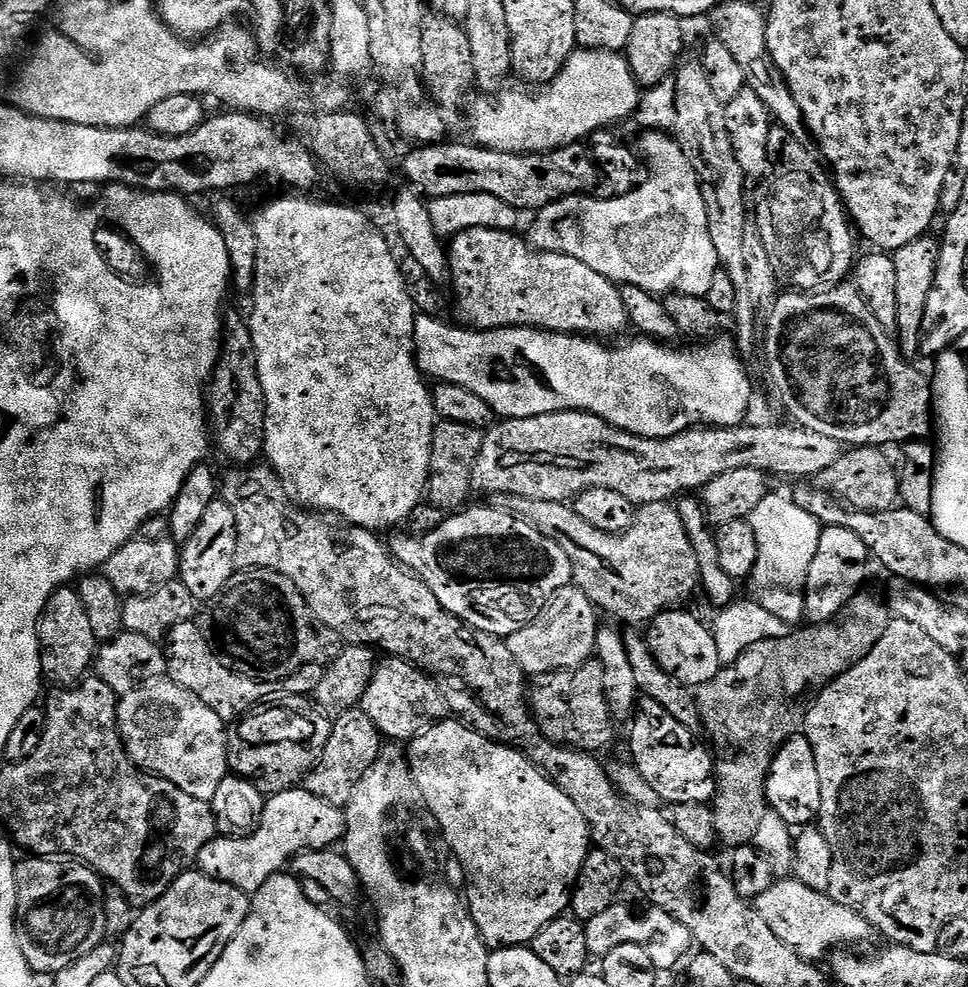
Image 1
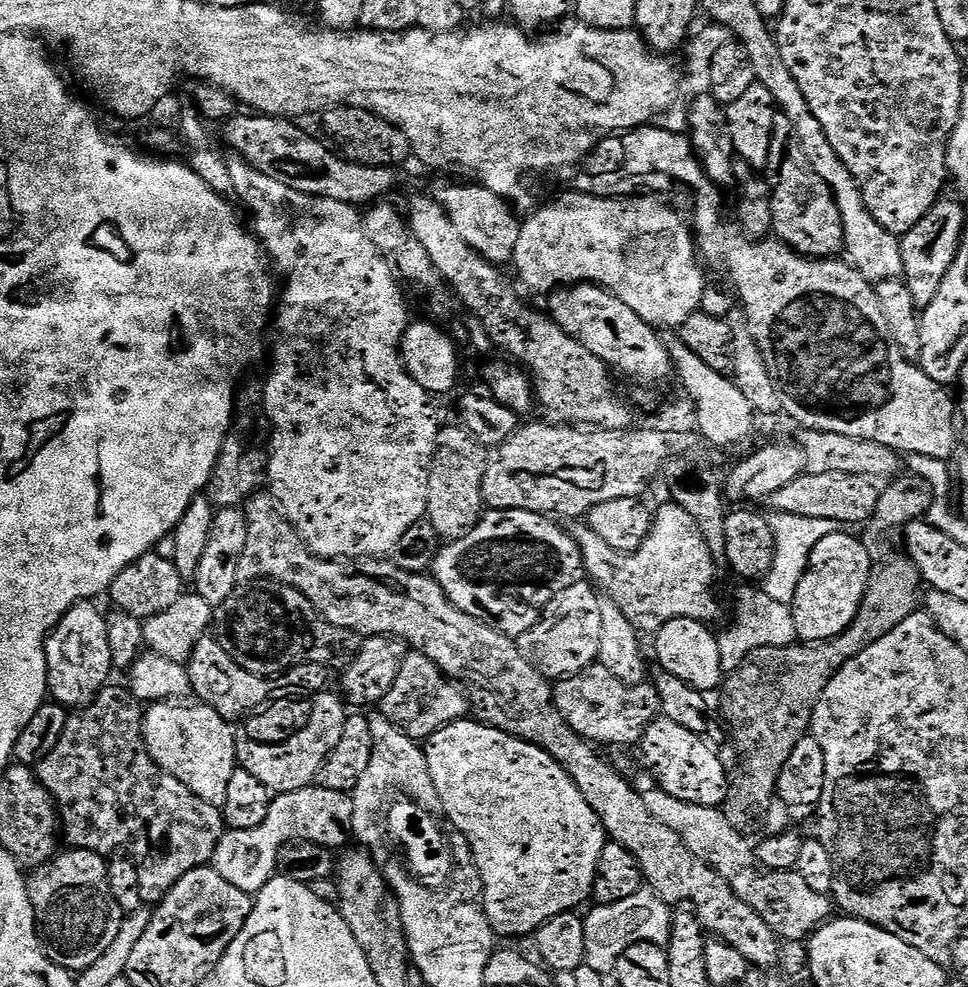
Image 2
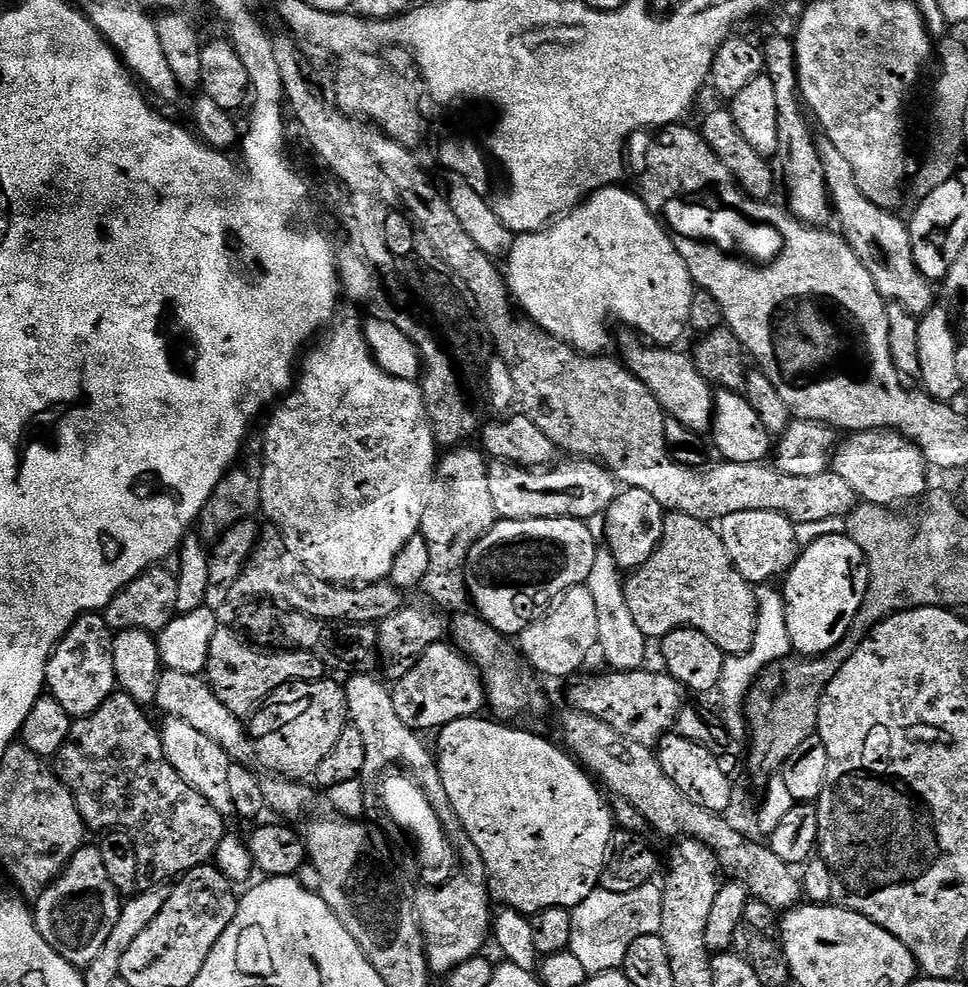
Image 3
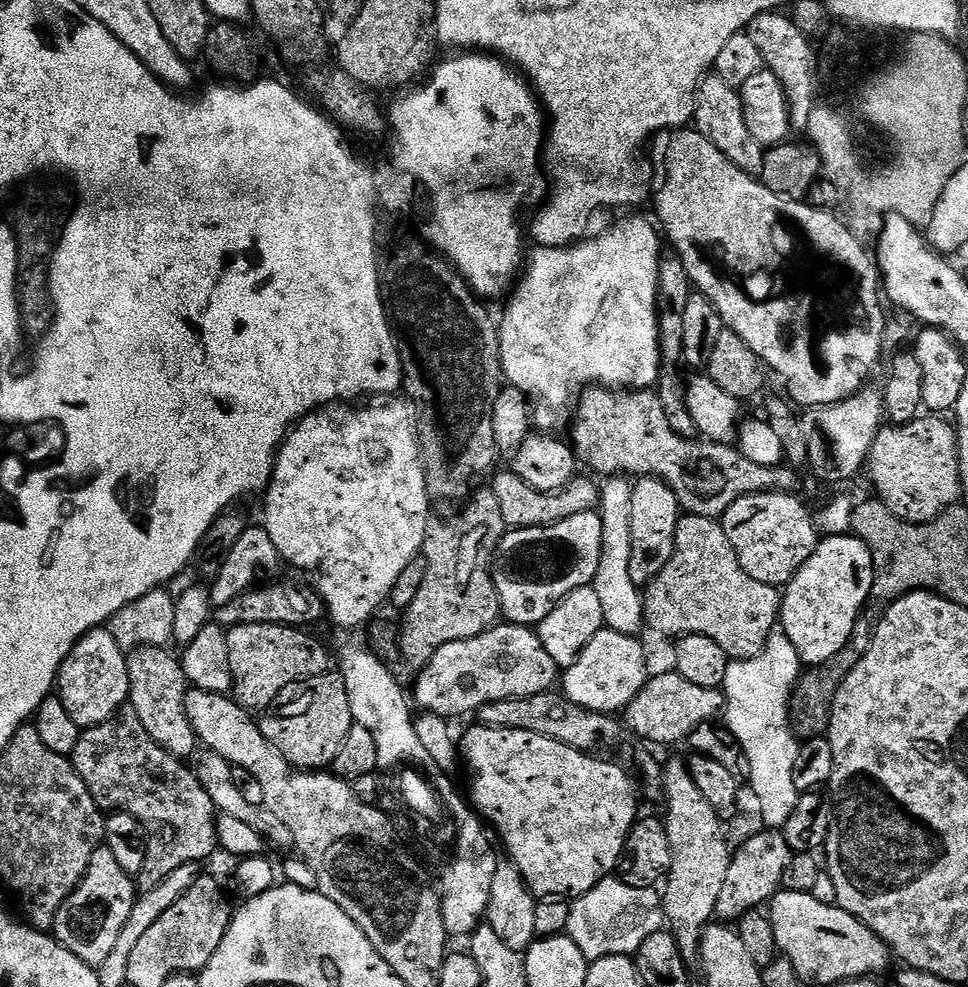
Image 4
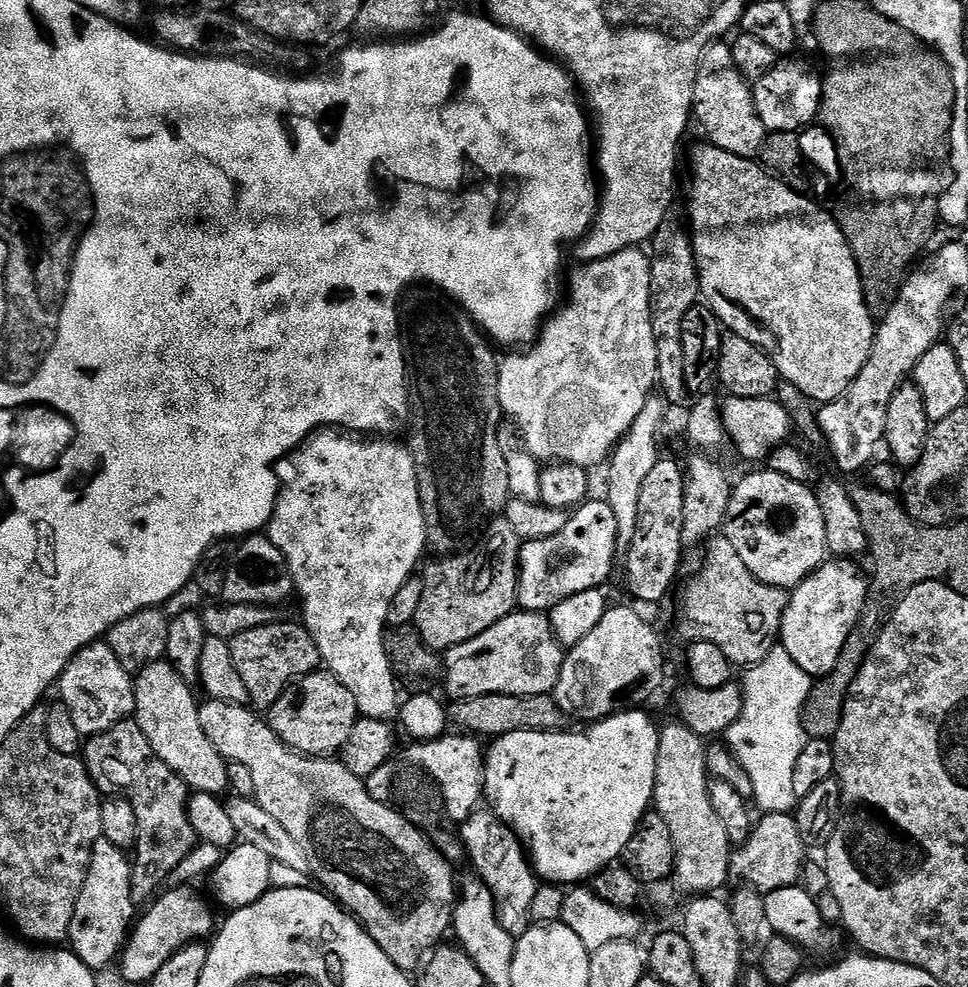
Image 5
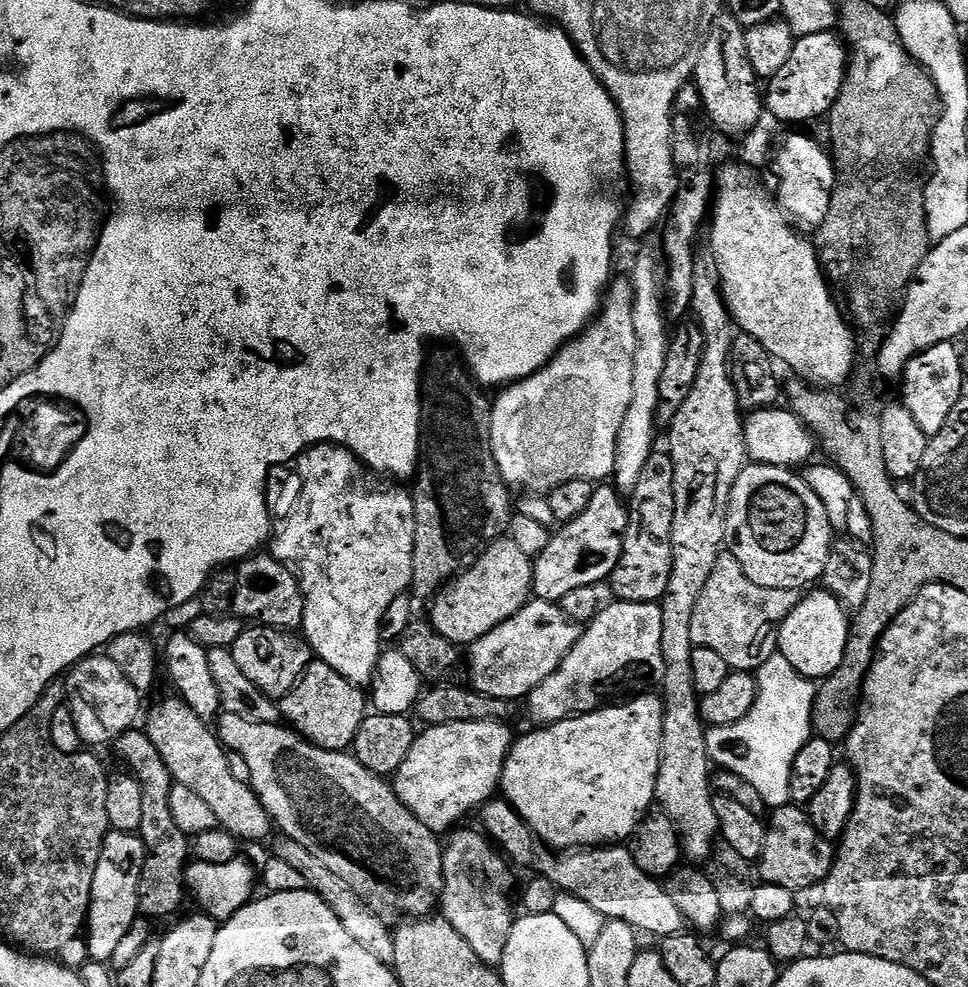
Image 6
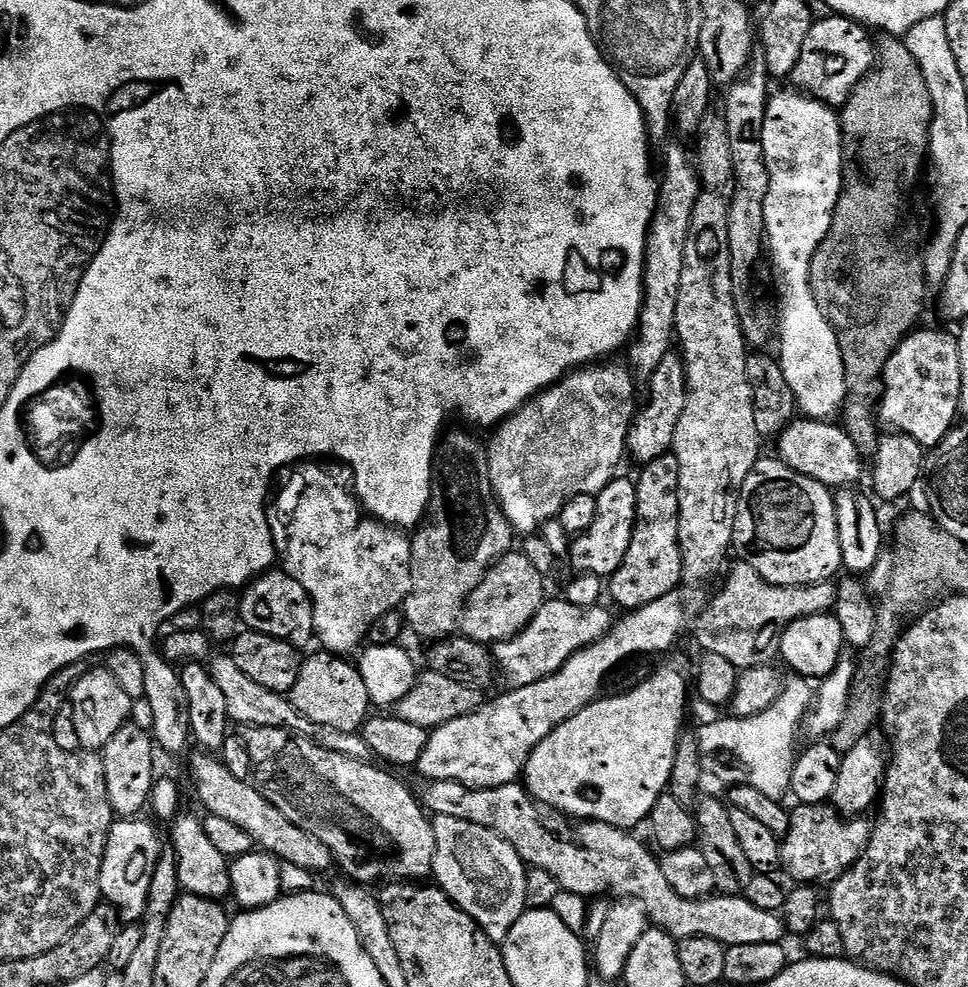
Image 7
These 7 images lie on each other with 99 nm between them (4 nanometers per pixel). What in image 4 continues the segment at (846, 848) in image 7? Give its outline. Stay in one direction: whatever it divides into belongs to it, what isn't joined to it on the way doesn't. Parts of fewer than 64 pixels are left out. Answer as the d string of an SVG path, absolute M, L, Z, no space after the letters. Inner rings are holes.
M783 831L756 832L740 849L732 852L732 861L722 881L715 919L720 922L736 922L745 912L763 909L777 892L781 891L784 875L794 860L794 854L786 842Z

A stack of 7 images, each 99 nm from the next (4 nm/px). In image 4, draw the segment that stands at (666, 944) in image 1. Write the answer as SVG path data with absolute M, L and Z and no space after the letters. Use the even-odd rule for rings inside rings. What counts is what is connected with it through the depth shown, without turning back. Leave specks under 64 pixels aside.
M609 878L598 882L598 886L594 886L594 890L590 890L585 896L575 897L571 901L566 934L591 962L607 956L632 956L640 949L642 942L646 942L646 938L650 938L650 934L661 931L664 923L662 896L655 887L635 888L626 886L619 878Z

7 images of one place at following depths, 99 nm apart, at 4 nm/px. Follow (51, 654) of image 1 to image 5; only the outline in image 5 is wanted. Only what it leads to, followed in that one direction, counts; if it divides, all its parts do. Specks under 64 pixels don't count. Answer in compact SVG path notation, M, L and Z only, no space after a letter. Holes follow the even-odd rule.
M107 642L87 644L82 648L60 675L59 688L59 703L70 710L70 718L74 718L74 726L78 726L80 735L84 738L110 730L110 726L129 719L136 711L133 673L127 672L122 662L118 662L114 650L110 650Z

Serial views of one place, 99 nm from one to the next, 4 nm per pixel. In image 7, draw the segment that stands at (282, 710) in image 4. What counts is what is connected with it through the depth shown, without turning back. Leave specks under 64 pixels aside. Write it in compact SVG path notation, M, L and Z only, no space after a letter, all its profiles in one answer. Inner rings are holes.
M319 650L313 656L303 657L300 669L298 670L298 682L294 682L290 699L294 710L302 714L311 722L323 728L333 728L343 732L359 733L363 729L364 721L369 719L368 702L370 706L370 684L364 681L364 676L351 664L351 659L340 654L333 654L327 650Z

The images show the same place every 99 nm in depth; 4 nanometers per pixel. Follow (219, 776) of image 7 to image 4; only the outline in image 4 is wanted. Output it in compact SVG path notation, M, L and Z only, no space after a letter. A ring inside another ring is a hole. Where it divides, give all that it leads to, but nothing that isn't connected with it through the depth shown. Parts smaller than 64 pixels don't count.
M137 648L135 652L127 653L130 680L128 704L138 722L146 726L146 734L150 734L158 746L177 758L195 757L198 752L196 731L190 726L184 706L184 697L189 693L190 685L184 667L170 653L168 648Z

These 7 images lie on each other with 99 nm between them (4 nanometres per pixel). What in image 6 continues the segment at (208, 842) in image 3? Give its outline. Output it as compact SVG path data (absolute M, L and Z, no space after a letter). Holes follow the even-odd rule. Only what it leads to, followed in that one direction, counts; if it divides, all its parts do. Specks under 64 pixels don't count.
M129 730L117 736L114 749L120 755L127 771L136 777L142 786L142 826L139 837L148 847L148 860L142 866L140 879L140 916L168 916L180 908L186 898L185 868L190 863L190 840L178 825L174 823L174 814L170 814L170 790L173 786L172 775L162 762L162 754L150 742L147 731Z

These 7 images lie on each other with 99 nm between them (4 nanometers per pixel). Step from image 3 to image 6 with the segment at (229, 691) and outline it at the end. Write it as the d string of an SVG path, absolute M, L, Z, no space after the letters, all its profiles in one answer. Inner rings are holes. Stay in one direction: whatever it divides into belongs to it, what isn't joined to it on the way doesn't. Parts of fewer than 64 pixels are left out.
M245 627L231 650L234 662L238 662L238 670L242 670L242 674L246 674L246 678L250 678L250 682L262 690L262 694L277 702L283 700L284 695L300 681L314 659L314 653L303 635L283 628Z

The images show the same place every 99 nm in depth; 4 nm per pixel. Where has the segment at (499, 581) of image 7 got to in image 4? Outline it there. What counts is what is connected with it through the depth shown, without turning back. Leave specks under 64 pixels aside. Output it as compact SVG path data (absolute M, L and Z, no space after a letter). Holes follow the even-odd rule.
M477 487L468 496L465 507L457 516L449 520L433 519L426 530L426 538L422 549L422 559L426 566L426 578L422 578L422 586L410 602L408 608L403 609L404 621L399 621L400 655L403 663L413 670L424 668L433 654L442 650L450 642L462 642L474 638L478 634L495 628L501 619L500 599L498 590L492 581L492 561L496 545L505 534L502 522L502 509L498 506L498 498L494 498L491 487Z

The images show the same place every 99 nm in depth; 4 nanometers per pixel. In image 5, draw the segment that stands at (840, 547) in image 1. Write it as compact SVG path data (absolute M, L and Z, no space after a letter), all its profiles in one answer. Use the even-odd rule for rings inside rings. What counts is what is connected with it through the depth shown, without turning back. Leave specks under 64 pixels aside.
M832 558L815 568L803 582L791 589L788 605L780 623L779 643L813 678L828 676L846 646L846 638L860 620L868 597L868 580L844 558Z

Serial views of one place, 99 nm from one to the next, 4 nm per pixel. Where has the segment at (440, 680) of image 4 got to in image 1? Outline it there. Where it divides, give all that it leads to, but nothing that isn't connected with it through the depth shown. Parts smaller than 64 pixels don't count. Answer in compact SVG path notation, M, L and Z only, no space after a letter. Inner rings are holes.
M388 658L377 663L376 672L370 678L370 686L366 686L366 694L362 694L359 708L366 714L370 714L370 722L374 722L374 726L378 726L381 737L387 738L392 742L410 742L415 736L419 736L421 732L434 724L440 723L449 715L448 703L446 698L442 698L442 690L438 690L438 686L420 668L415 668L410 662L405 660L397 660Z

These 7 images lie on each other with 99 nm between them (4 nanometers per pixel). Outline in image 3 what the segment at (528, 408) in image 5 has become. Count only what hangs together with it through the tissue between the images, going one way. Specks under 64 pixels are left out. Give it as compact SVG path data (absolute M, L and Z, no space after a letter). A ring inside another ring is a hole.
M613 186L610 188L602 188L598 192L591 193L583 202L576 205L571 212L559 217L551 226L543 228L540 232L525 232L517 235L512 241L512 249L507 254L506 263L506 279L508 282L509 293L518 305L519 311L527 316L529 320L533 320L539 328L544 332L548 332L552 336L566 342L577 352L585 354L604 354L609 351L608 343L613 343L614 336L608 333L608 328L604 323L613 316L616 320L621 320L624 326L635 330L641 337L647 338L656 346L672 346L684 336L684 331L689 331L690 325L690 302L692 301L692 293L694 285L692 275L686 266L684 259L678 254L678 250L674 246L671 235L667 228L652 212L639 195L623 192L623 187Z

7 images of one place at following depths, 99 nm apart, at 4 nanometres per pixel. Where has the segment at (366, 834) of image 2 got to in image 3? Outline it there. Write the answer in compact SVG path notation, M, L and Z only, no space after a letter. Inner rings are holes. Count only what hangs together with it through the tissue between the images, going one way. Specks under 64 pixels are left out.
M356 674L351 677L352 681L347 681L346 691L348 694L348 714L354 721L354 726L362 730L362 739L366 742L366 766L362 773L365 781L371 782L387 764L409 764L412 767L411 775L422 785L425 795L431 800L433 807L437 810L450 809L450 798L446 794L446 786L442 786L442 774L436 765L436 757L423 744L421 733L415 732L402 718L398 718L397 711L394 710L394 702L389 685L384 685L382 681L375 680L377 677L372 674Z

